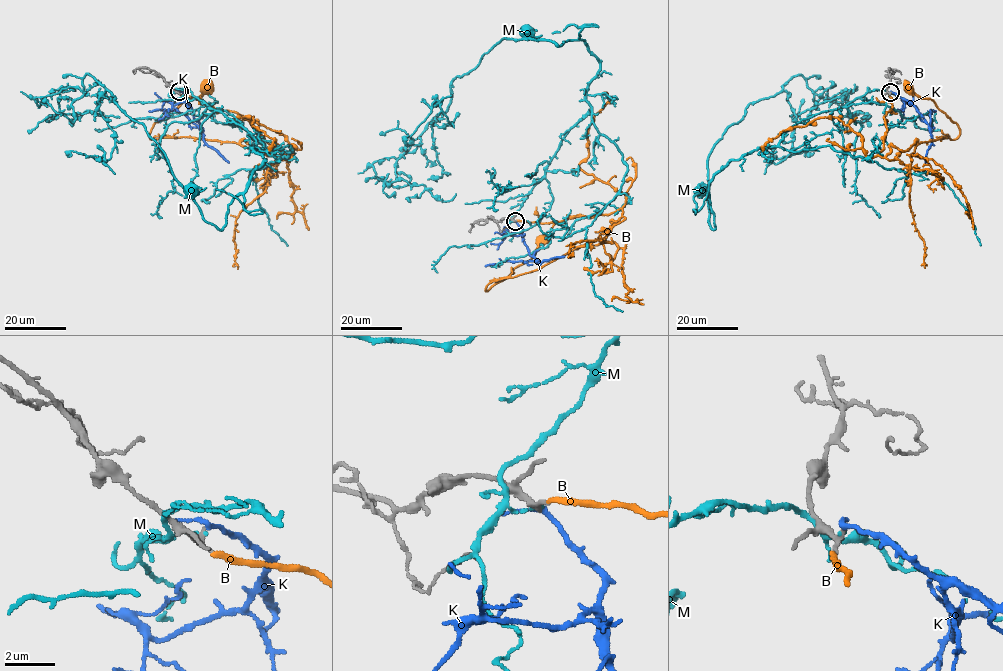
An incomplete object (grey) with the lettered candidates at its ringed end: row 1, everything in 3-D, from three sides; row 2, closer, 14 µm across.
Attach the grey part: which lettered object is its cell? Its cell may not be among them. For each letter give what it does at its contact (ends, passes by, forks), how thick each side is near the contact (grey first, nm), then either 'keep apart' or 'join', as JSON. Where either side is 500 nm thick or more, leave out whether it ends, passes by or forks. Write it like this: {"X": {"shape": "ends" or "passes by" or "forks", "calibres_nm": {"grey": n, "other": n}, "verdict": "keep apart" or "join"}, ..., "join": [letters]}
{"B": {"shape": "ends", "calibres_nm": {"grey": 240, "other": 220}, "verdict": "keep apart"}, "K": {"shape": "passes by", "calibres_nm": {"grey": 240, "other": 160}, "verdict": "join"}, "M": {"shape": "ends", "calibres_nm": {"grey": 280, "other": 90}, "verdict": "keep apart"}, "join": ["K"]}

